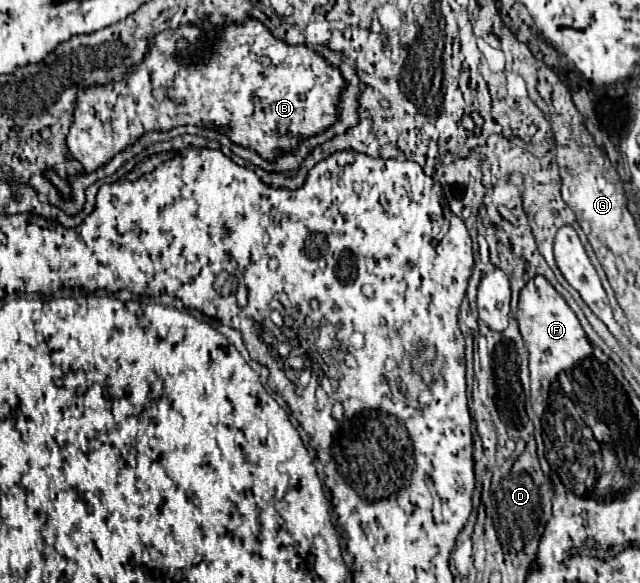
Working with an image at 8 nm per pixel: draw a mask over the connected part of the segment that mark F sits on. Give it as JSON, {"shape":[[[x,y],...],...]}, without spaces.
{"shape":[[[535,276],[521,290],[517,322],[529,350],[531,398],[547,398],[547,394],[551,394],[551,386],[555,386],[555,378],[559,378],[559,374],[571,374],[571,370],[575,370],[579,362],[587,362],[587,358],[595,358],[595,362],[609,366],[609,358],[597,346],[591,346],[573,310],[543,276]]]}

